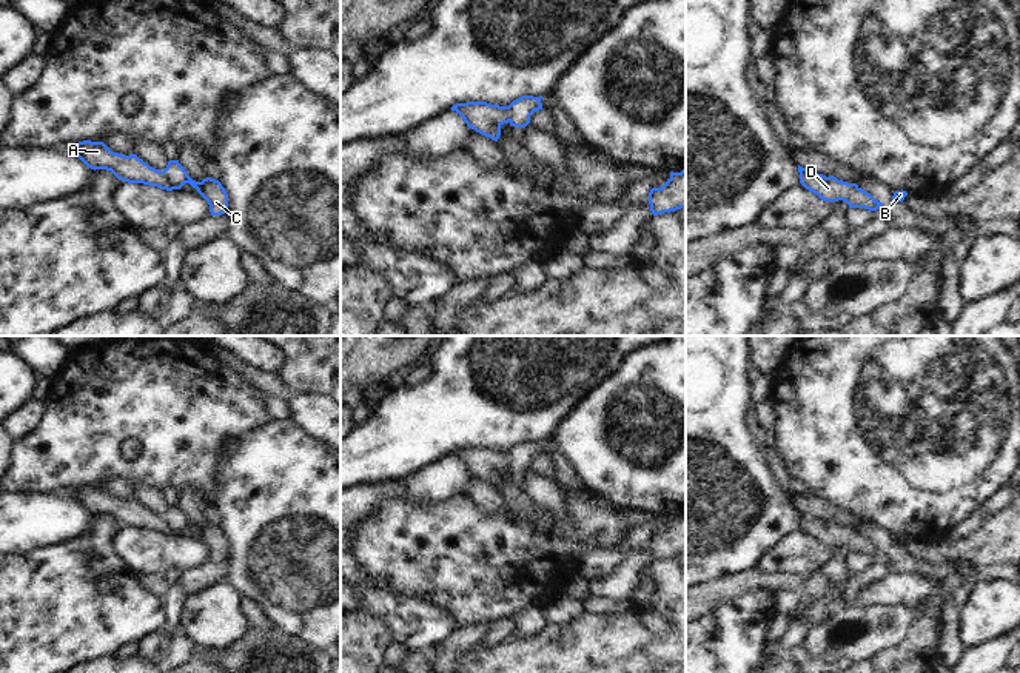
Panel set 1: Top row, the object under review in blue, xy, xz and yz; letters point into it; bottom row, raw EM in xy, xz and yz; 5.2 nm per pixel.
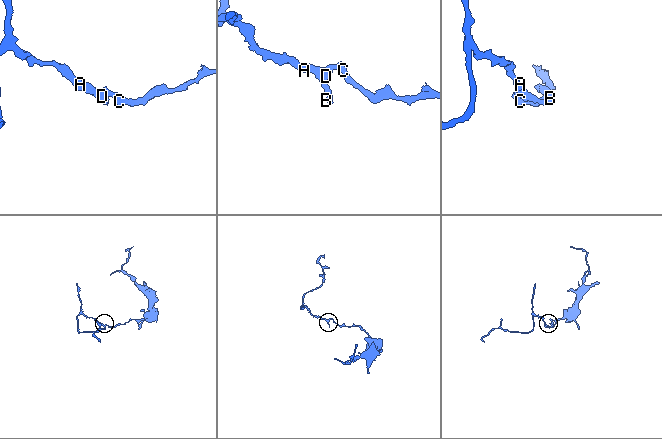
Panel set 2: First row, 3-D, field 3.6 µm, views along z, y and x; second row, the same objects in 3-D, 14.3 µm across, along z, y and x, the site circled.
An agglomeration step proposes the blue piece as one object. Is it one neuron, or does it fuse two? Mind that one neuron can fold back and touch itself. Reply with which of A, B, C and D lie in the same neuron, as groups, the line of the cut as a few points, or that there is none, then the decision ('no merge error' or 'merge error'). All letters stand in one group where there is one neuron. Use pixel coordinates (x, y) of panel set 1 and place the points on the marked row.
A B D / C | xy (162, 171), (165, 179), (176, 188) | merge error

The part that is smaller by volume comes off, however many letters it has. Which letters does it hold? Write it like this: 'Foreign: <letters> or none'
Foreign: A, B, D

